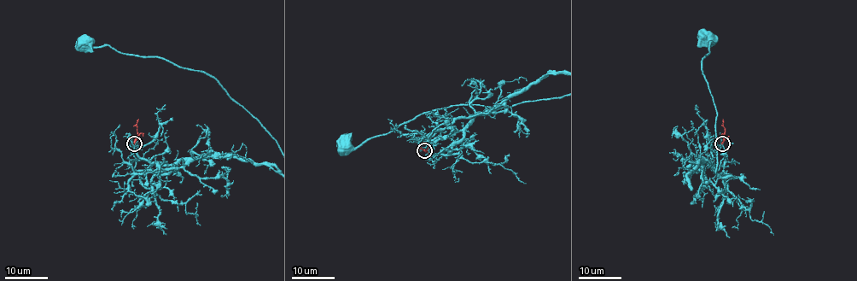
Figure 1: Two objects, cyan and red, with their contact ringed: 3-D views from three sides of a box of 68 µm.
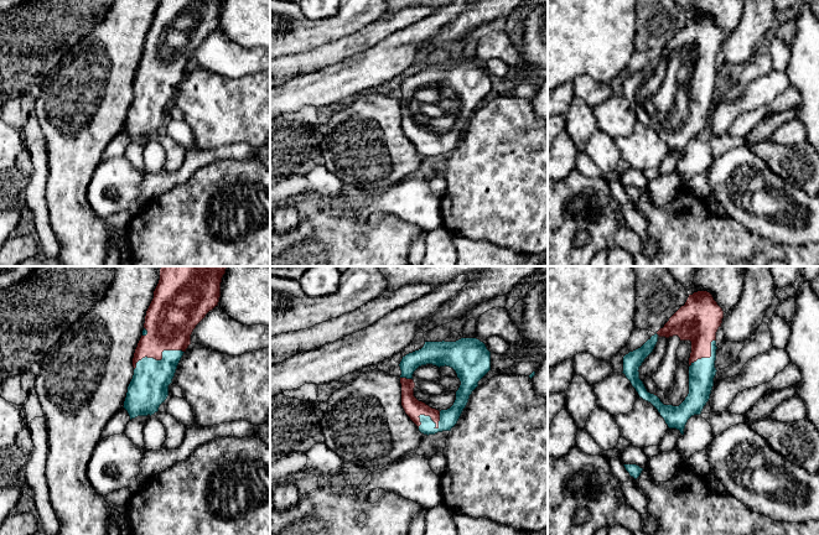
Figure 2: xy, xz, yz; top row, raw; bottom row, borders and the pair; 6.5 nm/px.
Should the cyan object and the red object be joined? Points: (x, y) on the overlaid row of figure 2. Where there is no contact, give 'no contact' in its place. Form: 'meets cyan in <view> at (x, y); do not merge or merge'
meets cyan in xy at (159, 361); merge

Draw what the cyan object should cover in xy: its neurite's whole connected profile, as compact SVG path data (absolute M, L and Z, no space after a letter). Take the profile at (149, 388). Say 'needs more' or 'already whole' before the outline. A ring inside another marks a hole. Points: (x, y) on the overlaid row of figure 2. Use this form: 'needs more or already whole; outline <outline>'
needs more; outline M162 266L154 298L146 311L142 336L133 358L134 375L124 409L130 420L154 415L169 396L177 365L191 344L191 334L206 315L218 306L227 266Z

